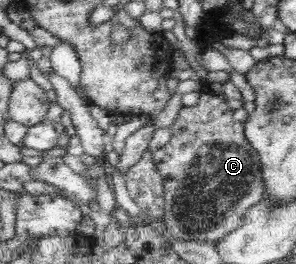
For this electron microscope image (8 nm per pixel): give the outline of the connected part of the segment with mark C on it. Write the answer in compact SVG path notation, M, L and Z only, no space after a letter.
M205 83L198 90L198 102L194 106L183 106L174 122L167 127L170 140L166 147L152 155L159 174L165 181L165 224L167 234L178 240L192 240L214 244L239 225L248 208L265 196L264 181L259 155L248 143L244 124L234 120L234 109L226 103L226 95L216 94Z

